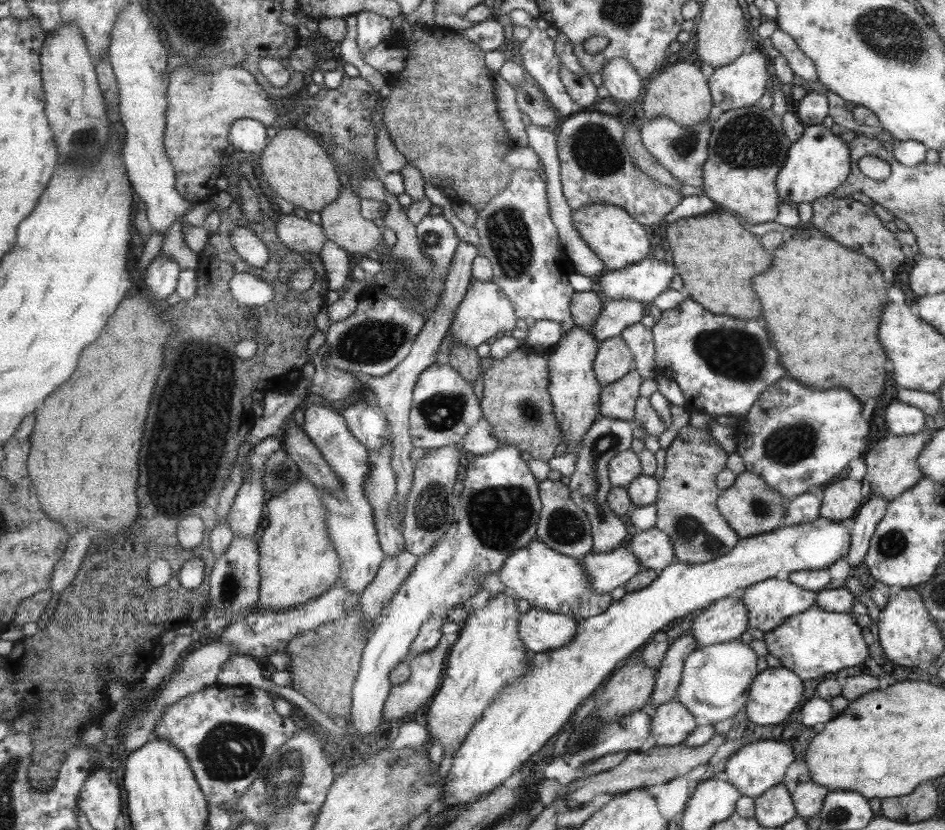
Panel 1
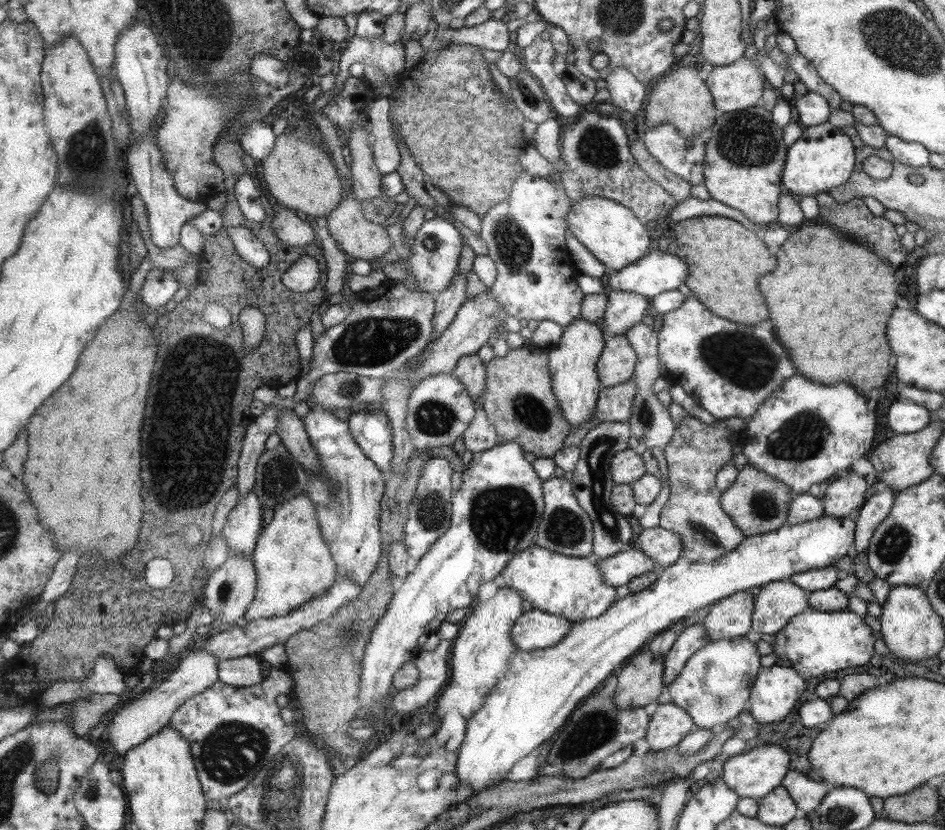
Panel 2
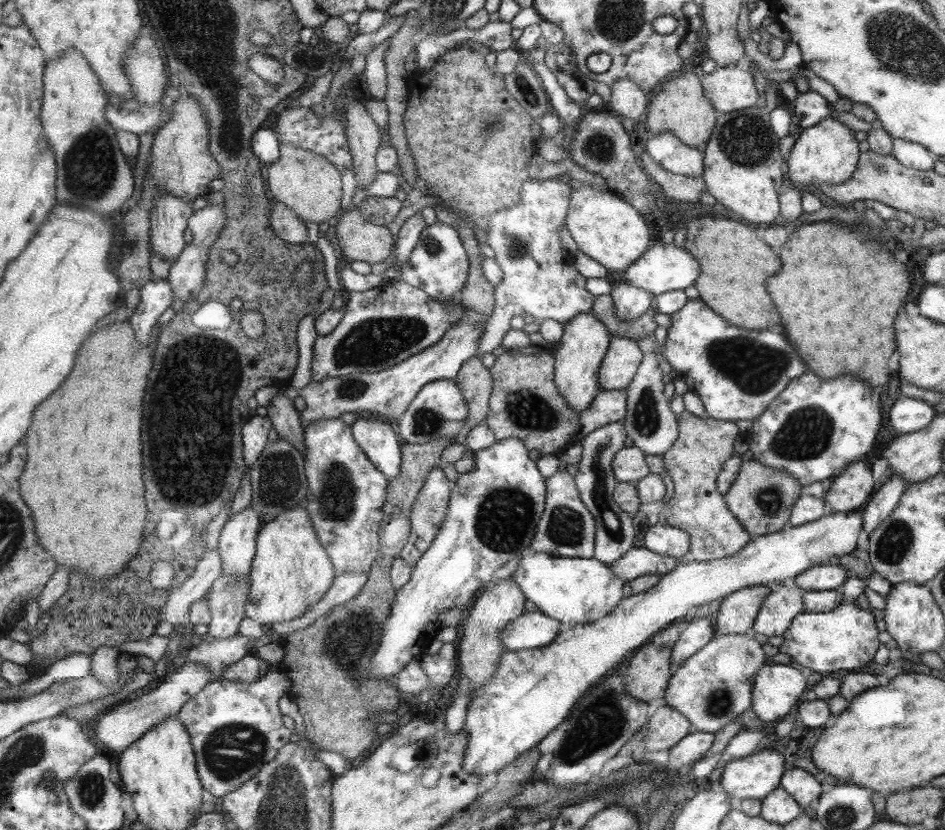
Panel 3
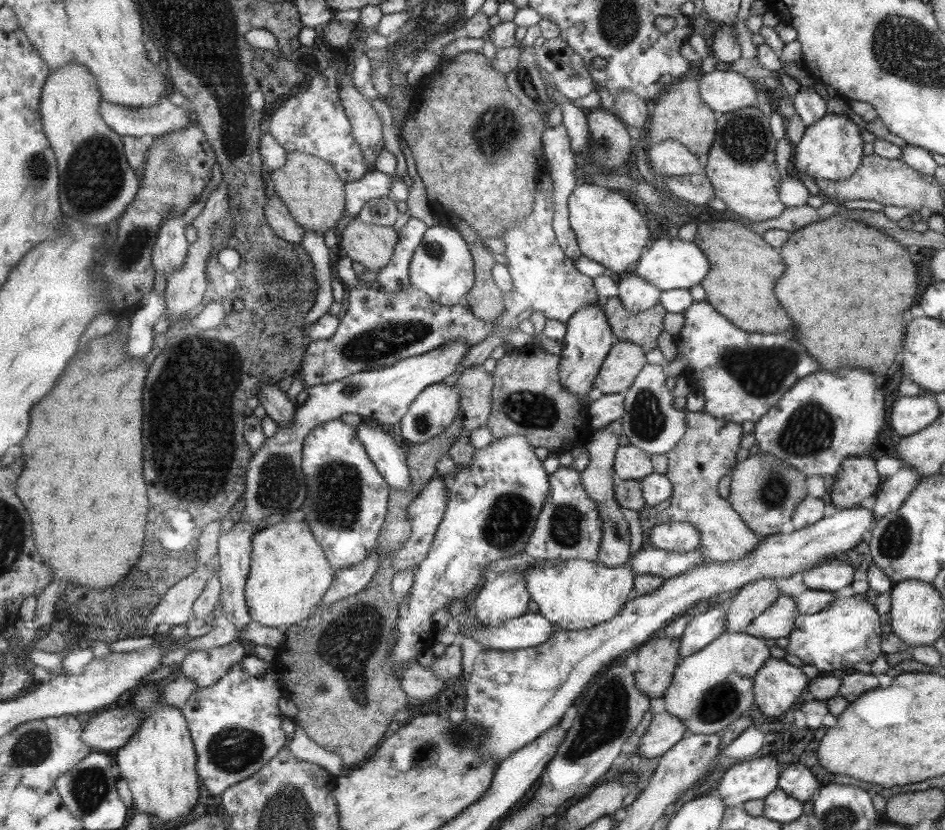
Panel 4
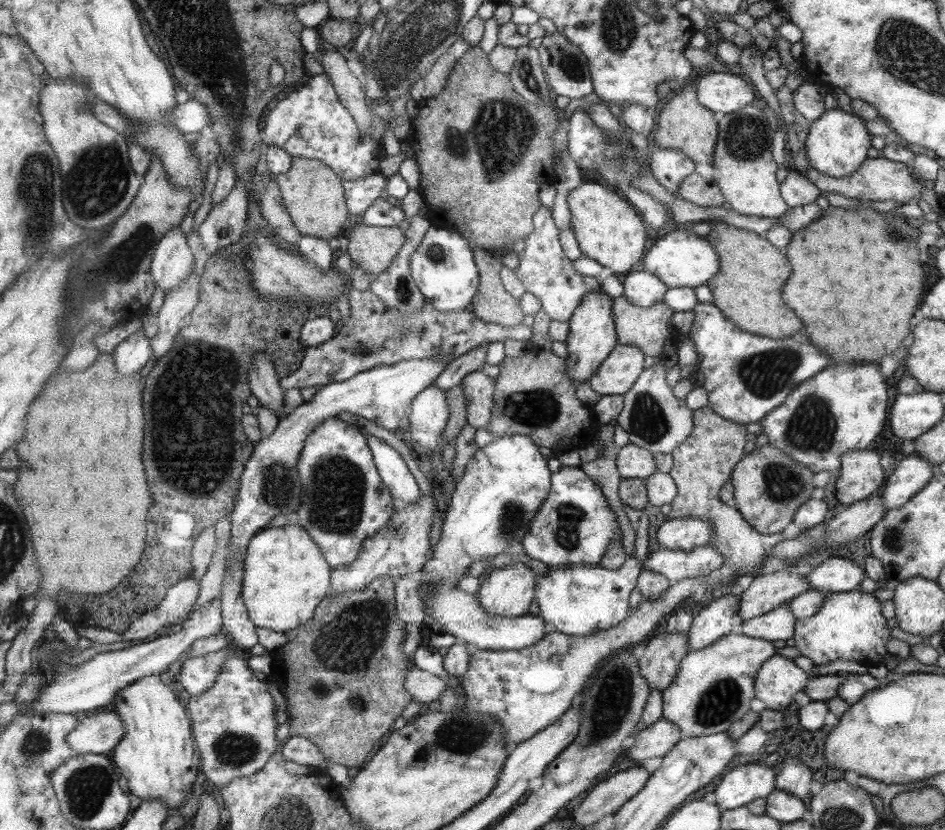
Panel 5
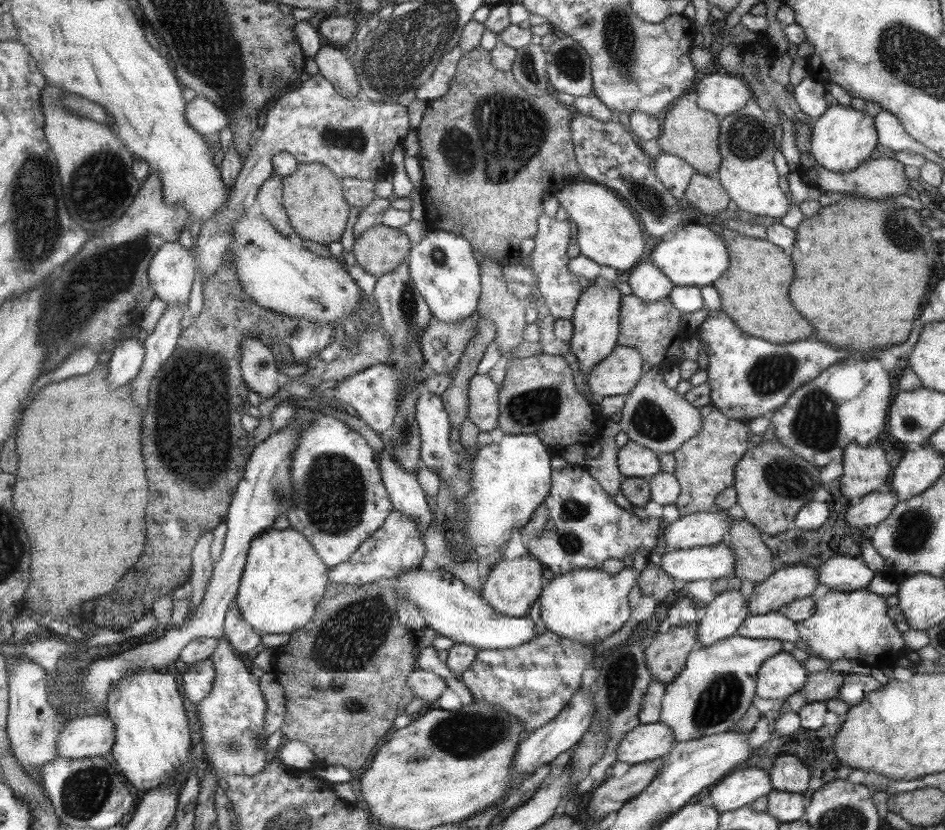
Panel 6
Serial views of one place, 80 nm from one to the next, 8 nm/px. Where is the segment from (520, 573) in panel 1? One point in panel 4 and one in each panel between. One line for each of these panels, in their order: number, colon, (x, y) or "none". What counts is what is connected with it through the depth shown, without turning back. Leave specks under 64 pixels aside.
2: (572, 588)
3: (574, 591)
4: (574, 594)

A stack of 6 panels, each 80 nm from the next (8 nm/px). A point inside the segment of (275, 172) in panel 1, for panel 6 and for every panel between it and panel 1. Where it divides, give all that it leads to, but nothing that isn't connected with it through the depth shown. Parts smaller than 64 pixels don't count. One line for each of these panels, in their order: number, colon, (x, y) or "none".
2: (298, 175)
3: (307, 183)
4: (312, 191)
5: (312, 193)
6: (316, 210)

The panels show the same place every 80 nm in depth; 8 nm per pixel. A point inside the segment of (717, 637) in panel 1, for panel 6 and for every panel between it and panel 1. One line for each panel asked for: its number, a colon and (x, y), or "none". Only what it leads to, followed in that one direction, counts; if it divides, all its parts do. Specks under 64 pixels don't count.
2: (730, 617)
3: (735, 615)
4: (748, 601)
5: (765, 592)
6: (789, 583)

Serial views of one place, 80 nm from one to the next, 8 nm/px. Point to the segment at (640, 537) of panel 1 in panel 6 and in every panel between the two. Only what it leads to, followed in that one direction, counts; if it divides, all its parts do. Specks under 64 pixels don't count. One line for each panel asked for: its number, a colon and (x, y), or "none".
2: (661, 546)
3: (669, 541)
4: (681, 537)
5: (684, 534)
6: (689, 531)

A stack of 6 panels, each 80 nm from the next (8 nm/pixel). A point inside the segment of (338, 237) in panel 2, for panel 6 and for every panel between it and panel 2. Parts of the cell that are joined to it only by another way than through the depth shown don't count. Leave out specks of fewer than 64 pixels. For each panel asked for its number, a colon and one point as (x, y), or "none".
3: (358, 239)
4: (371, 245)
5: (373, 248)
6: (378, 249)

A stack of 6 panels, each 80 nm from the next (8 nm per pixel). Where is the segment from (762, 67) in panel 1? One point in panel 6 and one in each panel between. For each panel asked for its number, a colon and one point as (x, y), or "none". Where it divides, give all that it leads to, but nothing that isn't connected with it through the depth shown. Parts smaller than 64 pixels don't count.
2: (736, 86)
3: (729, 89)
4: (724, 91)
5: (719, 91)
6: (724, 95)

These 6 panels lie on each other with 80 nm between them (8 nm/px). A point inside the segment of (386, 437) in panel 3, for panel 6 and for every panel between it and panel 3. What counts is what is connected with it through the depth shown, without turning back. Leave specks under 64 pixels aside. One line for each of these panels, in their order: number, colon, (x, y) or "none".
4: (388, 457)
5: (393, 471)
6: (407, 497)

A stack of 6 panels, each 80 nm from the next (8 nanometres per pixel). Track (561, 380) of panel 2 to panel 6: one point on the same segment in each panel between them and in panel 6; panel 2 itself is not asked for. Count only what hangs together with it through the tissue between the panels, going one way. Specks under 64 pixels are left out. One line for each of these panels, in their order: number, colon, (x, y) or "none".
3: (584, 341)
4: (588, 337)
5: (592, 336)
6: (595, 321)

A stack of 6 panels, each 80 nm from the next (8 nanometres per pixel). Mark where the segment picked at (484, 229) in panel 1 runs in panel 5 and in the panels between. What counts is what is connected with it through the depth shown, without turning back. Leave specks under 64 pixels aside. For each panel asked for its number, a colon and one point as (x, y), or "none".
2: (535, 279)
3: (539, 278)
4: (543, 278)
5: (545, 271)

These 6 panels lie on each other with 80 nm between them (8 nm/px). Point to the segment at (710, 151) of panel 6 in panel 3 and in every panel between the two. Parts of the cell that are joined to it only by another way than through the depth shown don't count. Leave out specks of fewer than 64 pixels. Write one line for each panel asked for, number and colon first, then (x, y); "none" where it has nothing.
3: (680, 106)
4: (679, 113)
5: (682, 123)

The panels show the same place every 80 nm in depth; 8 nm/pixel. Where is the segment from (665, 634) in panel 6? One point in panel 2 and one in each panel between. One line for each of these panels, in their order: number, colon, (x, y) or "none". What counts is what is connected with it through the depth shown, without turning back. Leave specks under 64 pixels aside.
2: (639, 682)
3: (648, 674)
4: (657, 659)
5: (659, 663)

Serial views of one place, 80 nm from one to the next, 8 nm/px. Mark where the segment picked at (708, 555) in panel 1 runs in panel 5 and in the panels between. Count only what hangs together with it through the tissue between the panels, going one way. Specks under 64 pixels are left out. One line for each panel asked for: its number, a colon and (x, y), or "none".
2: (695, 452)
3: (702, 445)
4: (706, 451)
5: (703, 462)

